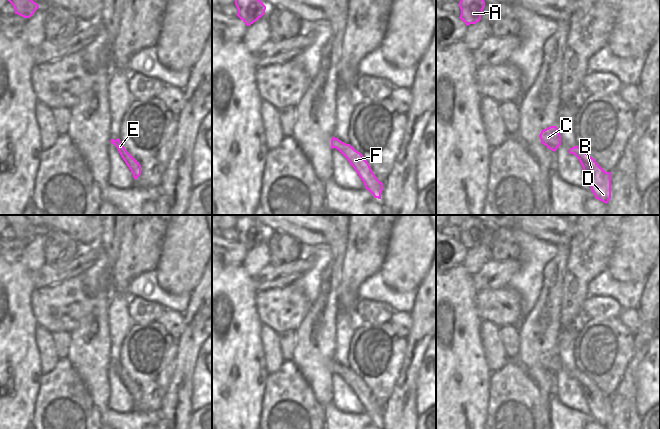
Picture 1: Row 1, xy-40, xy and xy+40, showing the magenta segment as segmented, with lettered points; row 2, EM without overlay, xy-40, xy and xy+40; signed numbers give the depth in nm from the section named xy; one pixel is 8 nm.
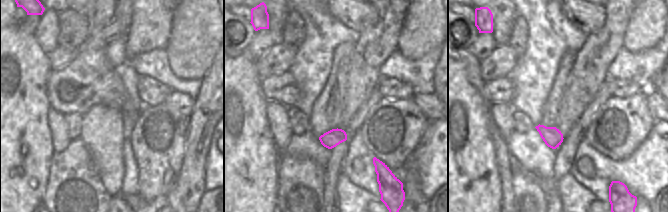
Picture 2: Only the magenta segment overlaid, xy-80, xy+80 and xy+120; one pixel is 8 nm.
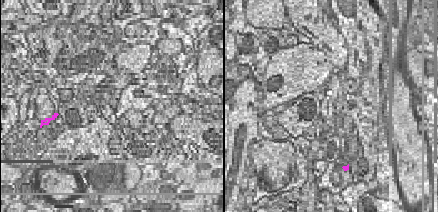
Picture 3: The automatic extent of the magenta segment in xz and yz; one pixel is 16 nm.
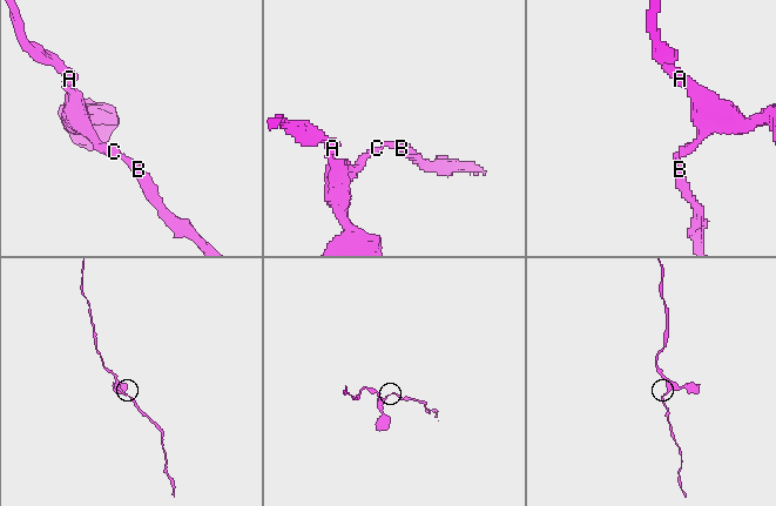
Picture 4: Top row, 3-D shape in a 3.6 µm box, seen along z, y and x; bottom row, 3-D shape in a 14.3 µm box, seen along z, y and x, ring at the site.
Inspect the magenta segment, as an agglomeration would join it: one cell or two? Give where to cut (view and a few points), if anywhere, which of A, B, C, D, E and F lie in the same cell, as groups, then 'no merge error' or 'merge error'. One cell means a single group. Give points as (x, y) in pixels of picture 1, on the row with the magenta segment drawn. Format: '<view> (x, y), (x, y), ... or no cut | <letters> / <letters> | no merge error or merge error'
no cut | A B C D E F | no merge error

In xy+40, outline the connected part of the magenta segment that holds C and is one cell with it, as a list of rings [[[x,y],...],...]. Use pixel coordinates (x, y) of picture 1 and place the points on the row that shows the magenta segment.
[[[550,126],[542,130],[539,137],[541,139],[541,143],[554,152],[561,145],[561,135],[557,126]]]

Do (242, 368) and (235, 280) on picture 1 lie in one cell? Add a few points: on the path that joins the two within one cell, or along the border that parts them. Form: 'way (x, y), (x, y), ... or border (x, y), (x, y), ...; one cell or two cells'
way (240, 346), (240, 323), (236, 319), (235, 302); one cell

